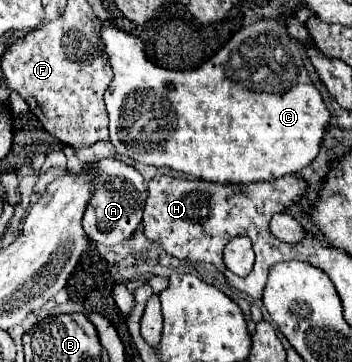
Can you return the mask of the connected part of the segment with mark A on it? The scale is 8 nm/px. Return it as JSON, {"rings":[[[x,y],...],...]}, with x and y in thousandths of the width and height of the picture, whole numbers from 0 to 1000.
{"rings":[[[290,439],[278,456],[284,461],[273,478],[273,506],[267,506],[273,528],[239,588],[239,638],[267,671],[318,682],[364,660],[392,633],[403,610],[409,555],[415,555],[415,517],[409,517],[403,483],[381,461],[352,456],[347,445]]]}

